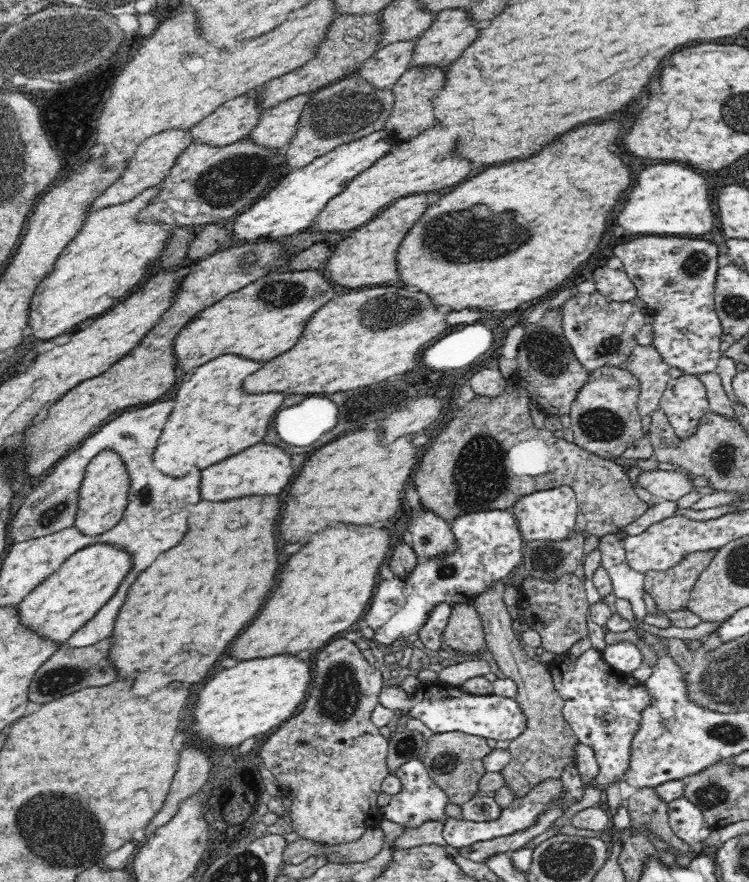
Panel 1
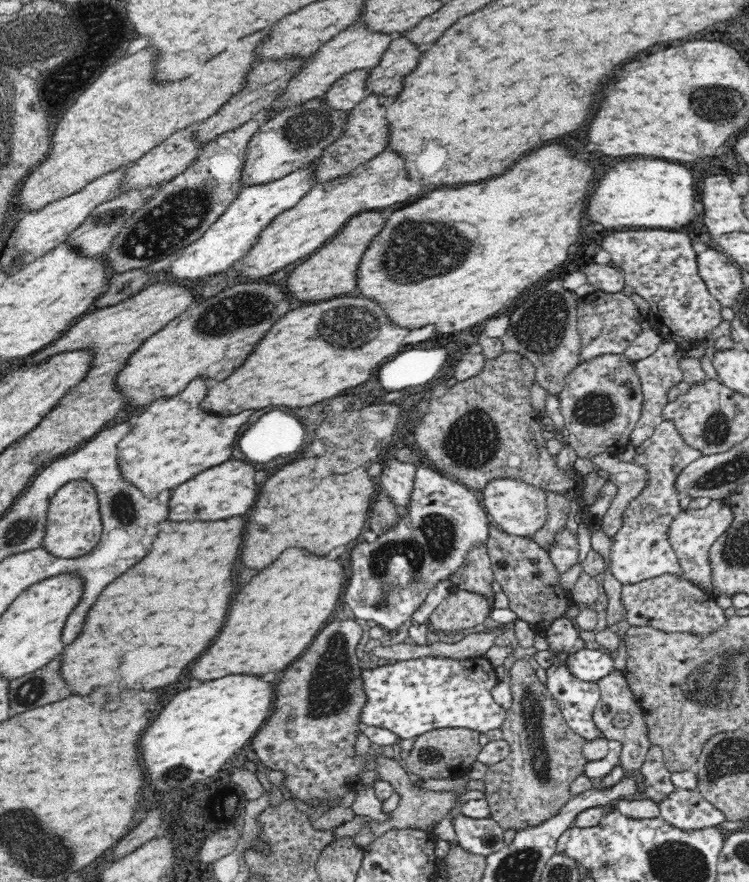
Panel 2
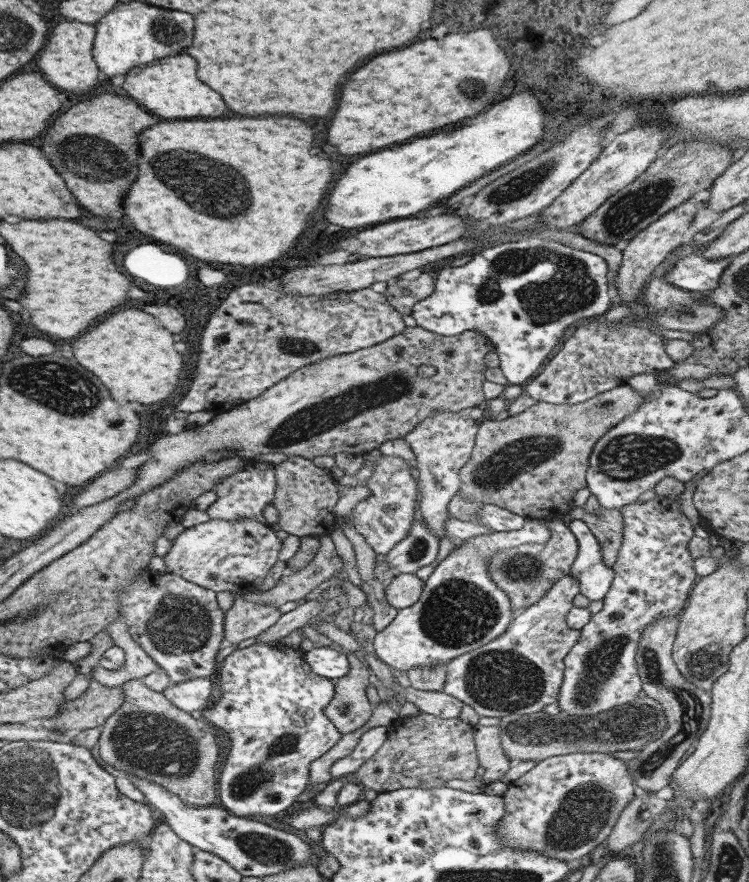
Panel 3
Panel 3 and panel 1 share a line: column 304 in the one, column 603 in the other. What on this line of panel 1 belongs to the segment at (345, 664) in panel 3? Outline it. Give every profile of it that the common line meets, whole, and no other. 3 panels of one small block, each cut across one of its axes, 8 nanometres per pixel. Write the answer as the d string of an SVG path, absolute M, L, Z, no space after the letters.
M620 641L613 645L607 645L601 652L602 660L614 673L630 674L642 665L642 653L640 649L628 641Z

